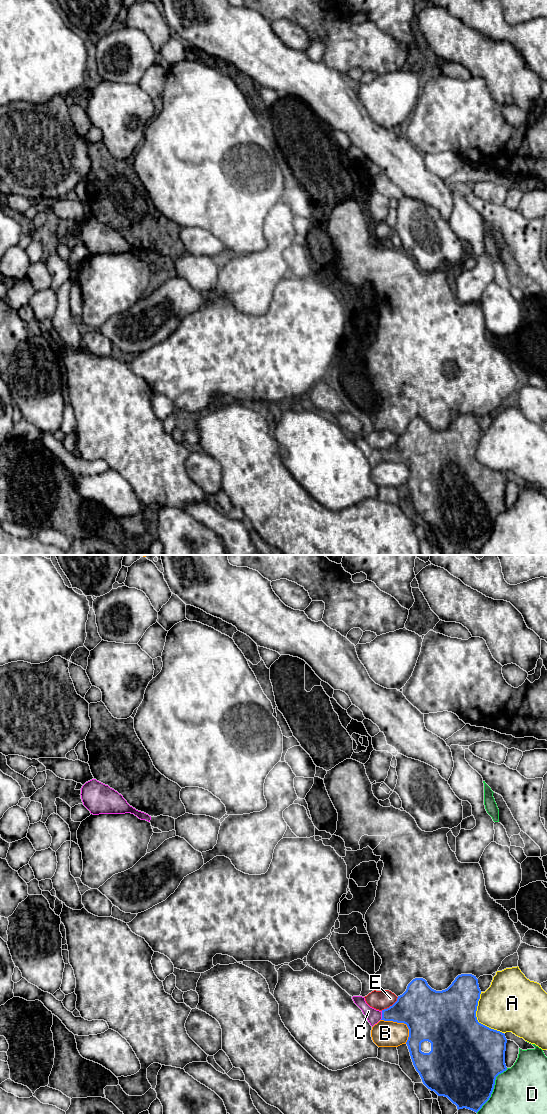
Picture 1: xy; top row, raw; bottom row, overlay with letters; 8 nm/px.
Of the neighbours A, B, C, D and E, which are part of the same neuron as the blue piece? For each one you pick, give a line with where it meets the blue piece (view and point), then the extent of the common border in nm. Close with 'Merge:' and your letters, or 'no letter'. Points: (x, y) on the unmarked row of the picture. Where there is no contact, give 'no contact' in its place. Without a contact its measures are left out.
C: meets blue in xy at (382, 455); contact 70 nm long
Merge: C

